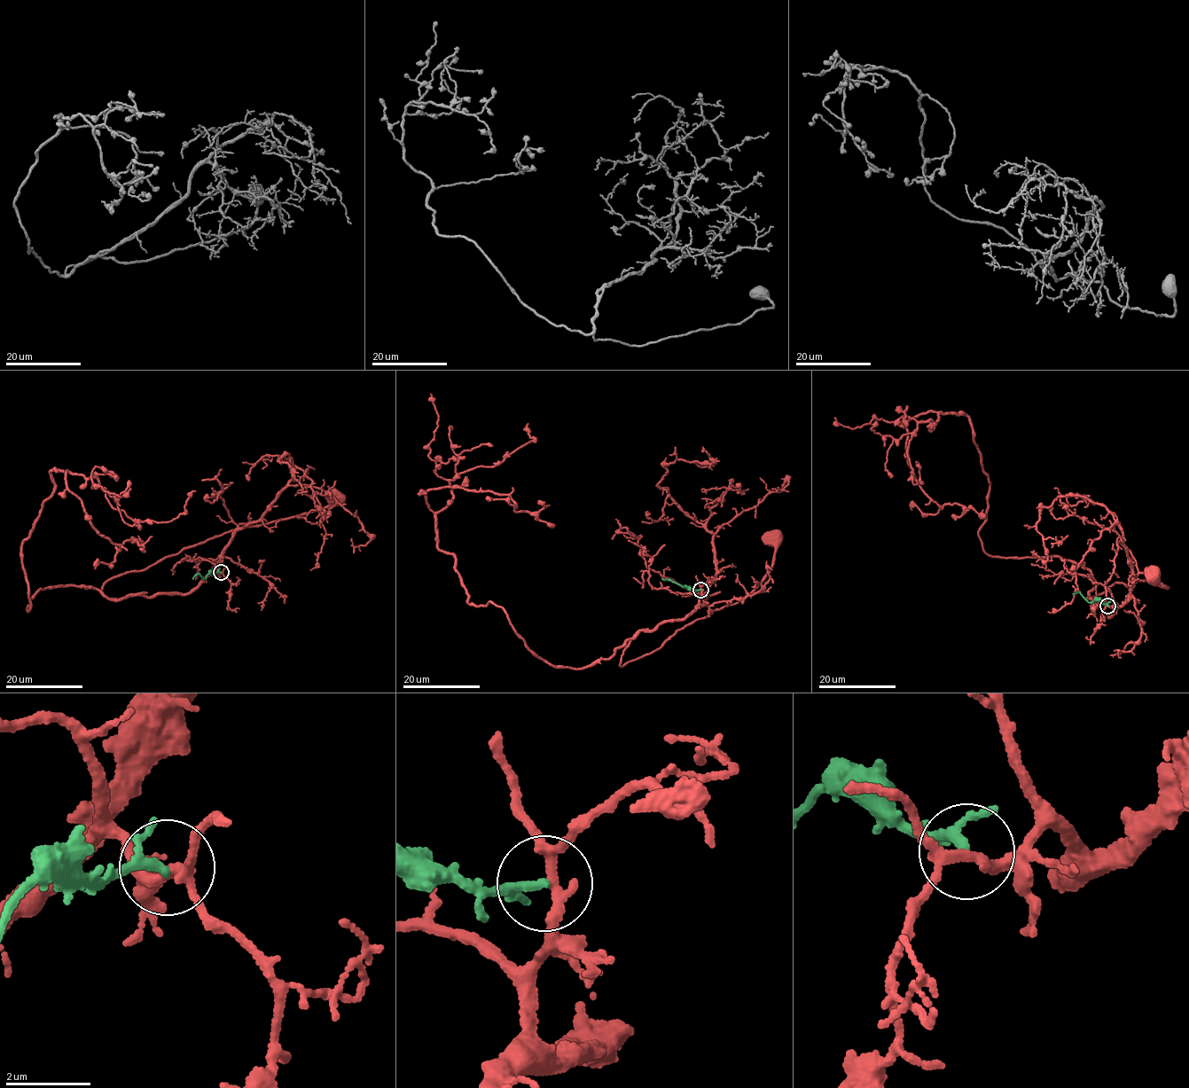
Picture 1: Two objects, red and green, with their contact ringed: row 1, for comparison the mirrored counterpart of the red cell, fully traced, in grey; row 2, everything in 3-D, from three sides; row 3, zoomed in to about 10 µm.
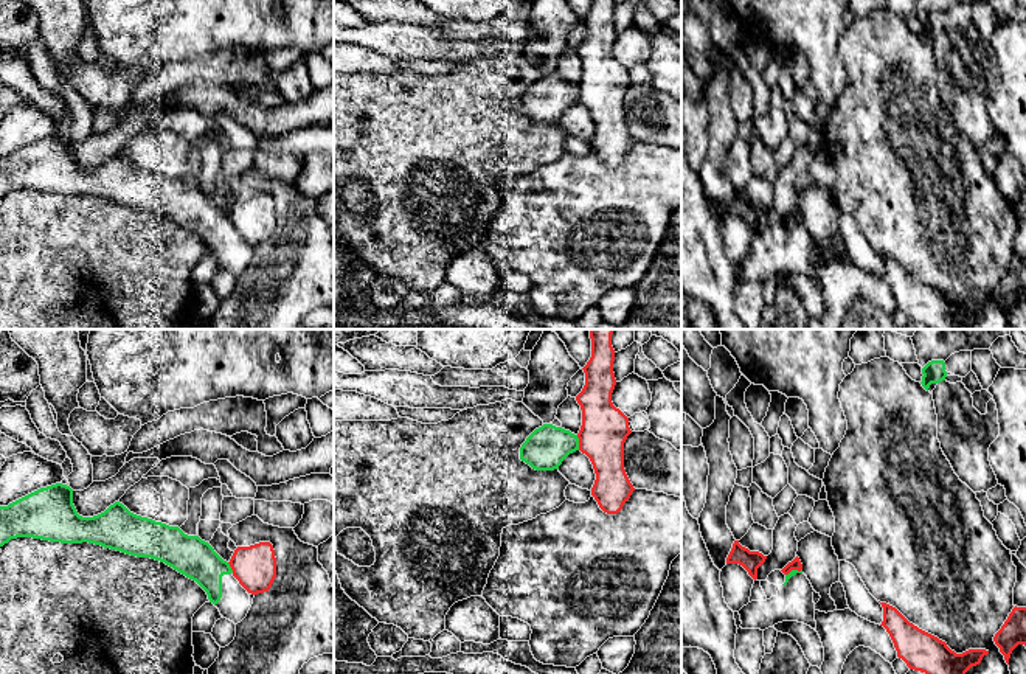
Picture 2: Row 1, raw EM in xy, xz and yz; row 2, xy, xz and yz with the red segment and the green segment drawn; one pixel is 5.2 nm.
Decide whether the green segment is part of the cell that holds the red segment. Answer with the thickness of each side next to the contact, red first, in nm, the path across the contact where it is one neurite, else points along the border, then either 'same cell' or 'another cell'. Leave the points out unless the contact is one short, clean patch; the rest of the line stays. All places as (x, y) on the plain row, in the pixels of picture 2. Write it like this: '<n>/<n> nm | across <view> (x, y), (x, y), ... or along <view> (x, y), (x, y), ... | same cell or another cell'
240/220 nm | along xz (576, 87), (579, 101) | another cell

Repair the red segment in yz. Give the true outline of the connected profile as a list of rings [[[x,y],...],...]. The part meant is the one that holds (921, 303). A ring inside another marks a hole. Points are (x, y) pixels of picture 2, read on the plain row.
[[[880,255],[883,273],[880,278],[889,286],[897,309],[910,321],[925,325],[928,329],[964,329],[989,306],[986,301],[969,301],[962,306],[951,303],[945,294],[910,275],[896,259]]]

